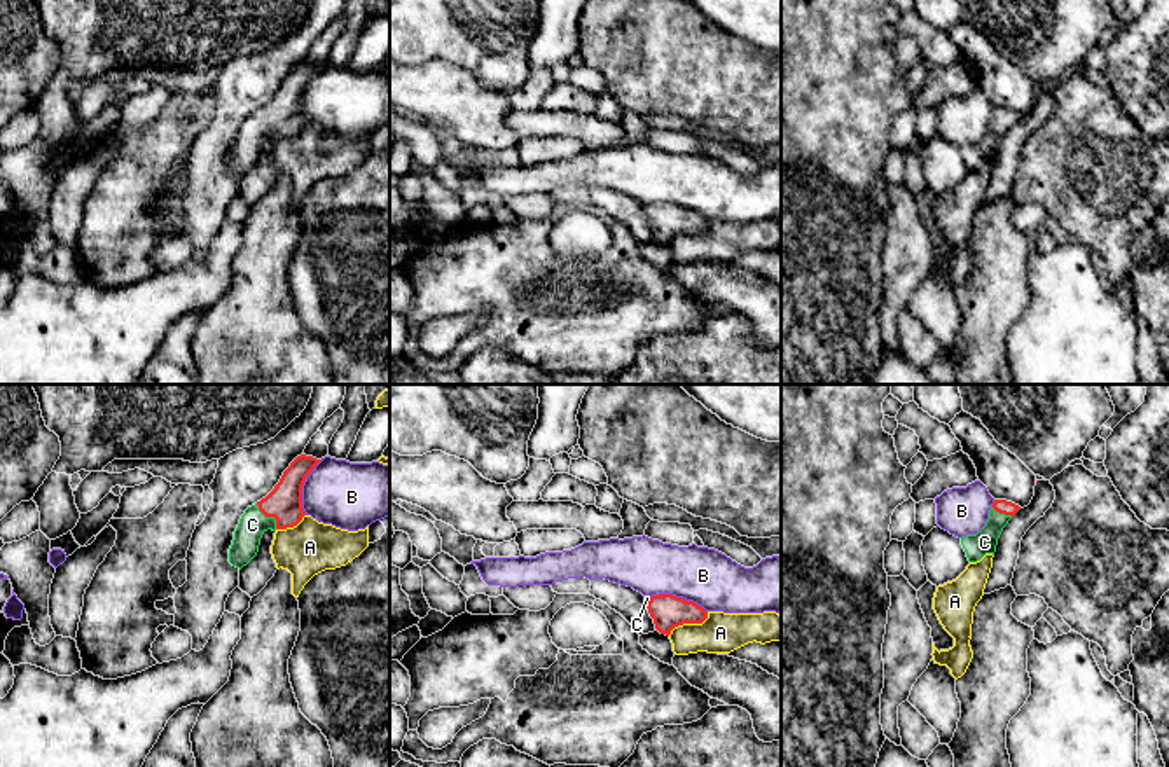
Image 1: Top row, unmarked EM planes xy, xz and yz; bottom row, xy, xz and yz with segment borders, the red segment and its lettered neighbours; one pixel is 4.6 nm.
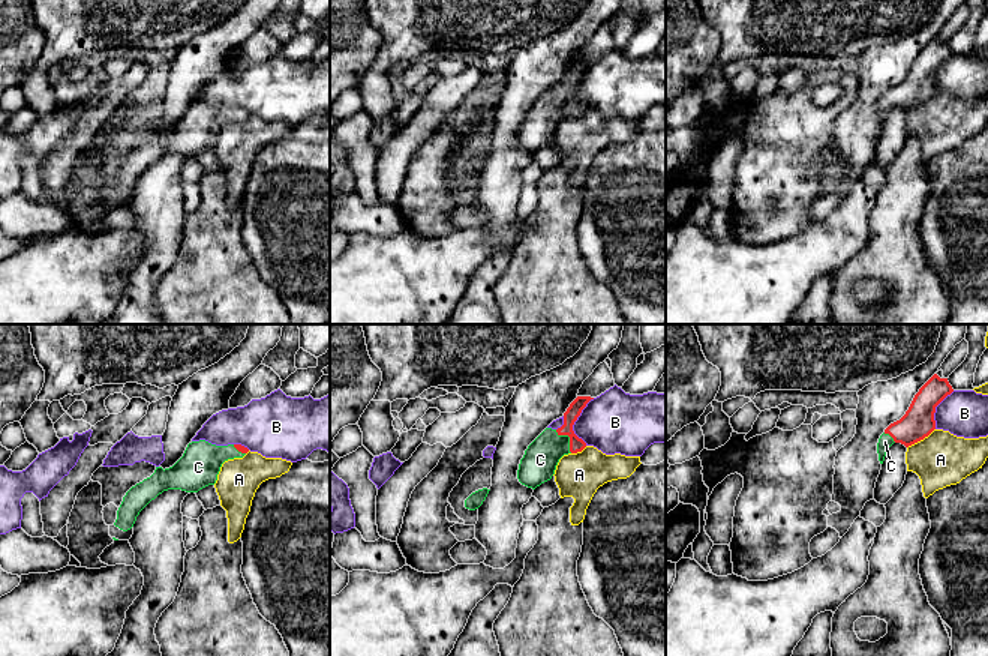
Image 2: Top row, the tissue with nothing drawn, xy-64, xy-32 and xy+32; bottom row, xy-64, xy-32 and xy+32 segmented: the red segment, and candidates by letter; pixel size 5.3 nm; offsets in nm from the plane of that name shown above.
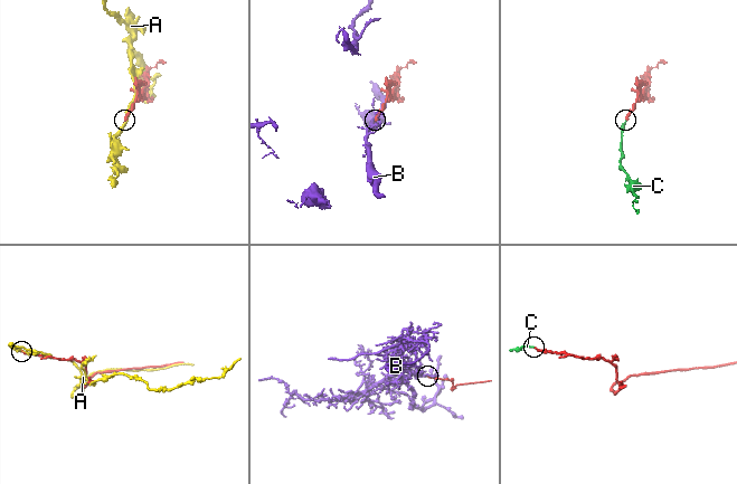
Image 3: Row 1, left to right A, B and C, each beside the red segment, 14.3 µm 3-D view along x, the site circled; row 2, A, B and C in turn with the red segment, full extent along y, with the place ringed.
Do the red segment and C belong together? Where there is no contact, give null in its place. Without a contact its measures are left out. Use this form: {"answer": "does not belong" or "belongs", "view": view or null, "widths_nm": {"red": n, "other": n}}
{"answer": "belongs", "view": "xy", "widths_nm": {"red": 160, "other": 130}}

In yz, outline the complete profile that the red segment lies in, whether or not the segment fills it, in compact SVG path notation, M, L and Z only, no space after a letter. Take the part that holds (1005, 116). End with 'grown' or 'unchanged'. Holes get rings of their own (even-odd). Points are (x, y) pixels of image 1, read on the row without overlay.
M994 108L986 135L977 143L961 147L961 154L970 171L980 169L986 162L994 164L1003 136L1019 119L1020 115L1012 110Z; grown

